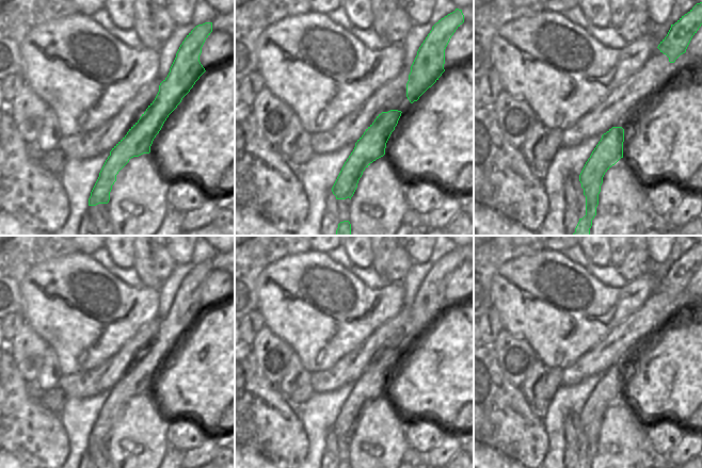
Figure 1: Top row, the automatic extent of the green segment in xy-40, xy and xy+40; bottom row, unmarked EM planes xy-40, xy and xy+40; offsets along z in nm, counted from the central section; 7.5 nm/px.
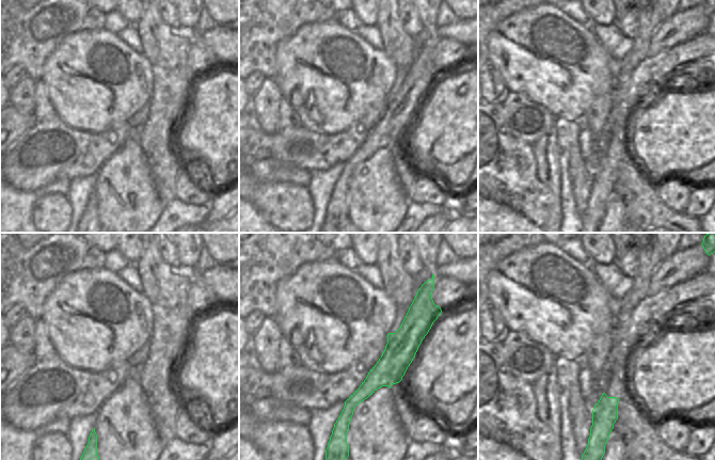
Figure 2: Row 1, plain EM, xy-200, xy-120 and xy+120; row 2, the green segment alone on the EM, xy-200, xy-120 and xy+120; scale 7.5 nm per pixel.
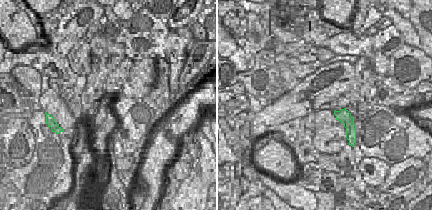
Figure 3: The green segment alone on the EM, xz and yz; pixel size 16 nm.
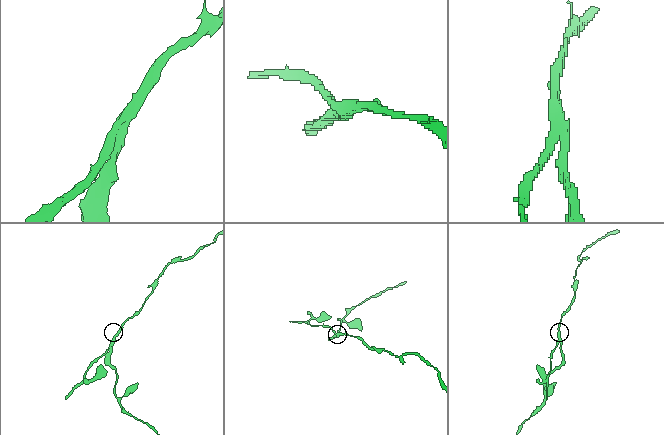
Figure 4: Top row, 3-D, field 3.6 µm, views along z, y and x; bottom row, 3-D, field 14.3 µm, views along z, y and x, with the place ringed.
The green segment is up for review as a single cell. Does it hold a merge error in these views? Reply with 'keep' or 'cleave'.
cleave

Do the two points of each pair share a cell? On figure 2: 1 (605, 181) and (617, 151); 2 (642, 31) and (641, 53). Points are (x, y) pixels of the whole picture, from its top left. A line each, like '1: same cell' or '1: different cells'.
1: same cell
2: same cell

